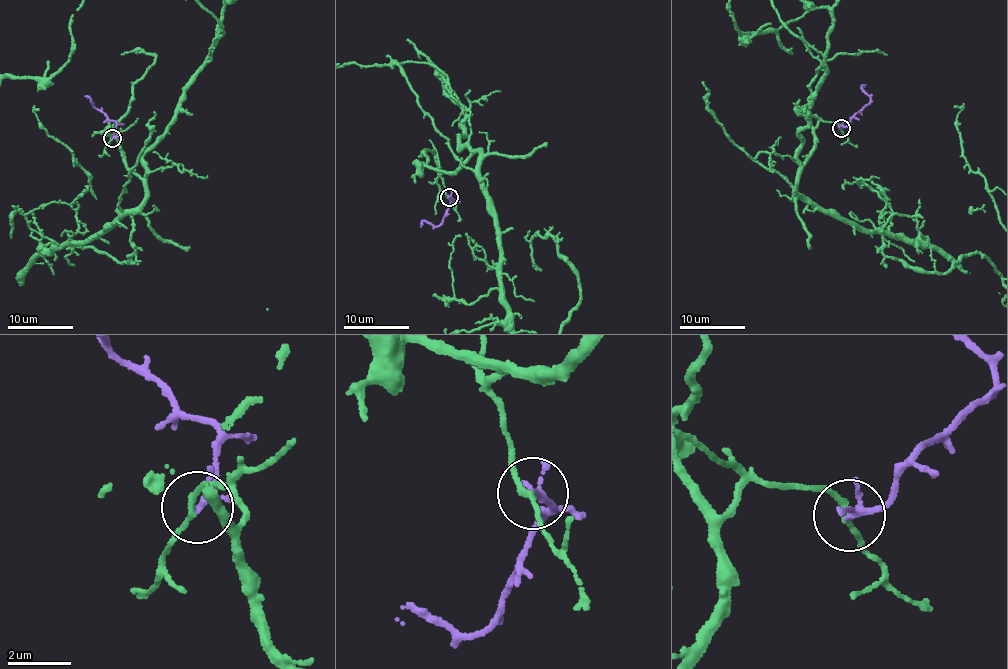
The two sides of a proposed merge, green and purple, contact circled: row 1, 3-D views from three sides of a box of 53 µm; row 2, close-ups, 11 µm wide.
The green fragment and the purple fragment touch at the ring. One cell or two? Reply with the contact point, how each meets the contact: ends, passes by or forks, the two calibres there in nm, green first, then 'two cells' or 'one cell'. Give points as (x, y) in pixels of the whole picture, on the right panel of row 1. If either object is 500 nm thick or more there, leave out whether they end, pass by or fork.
at (841, 128); green passes by; purple forks there; 160 nm thick on the green side, 140 nm on the other; two cells

